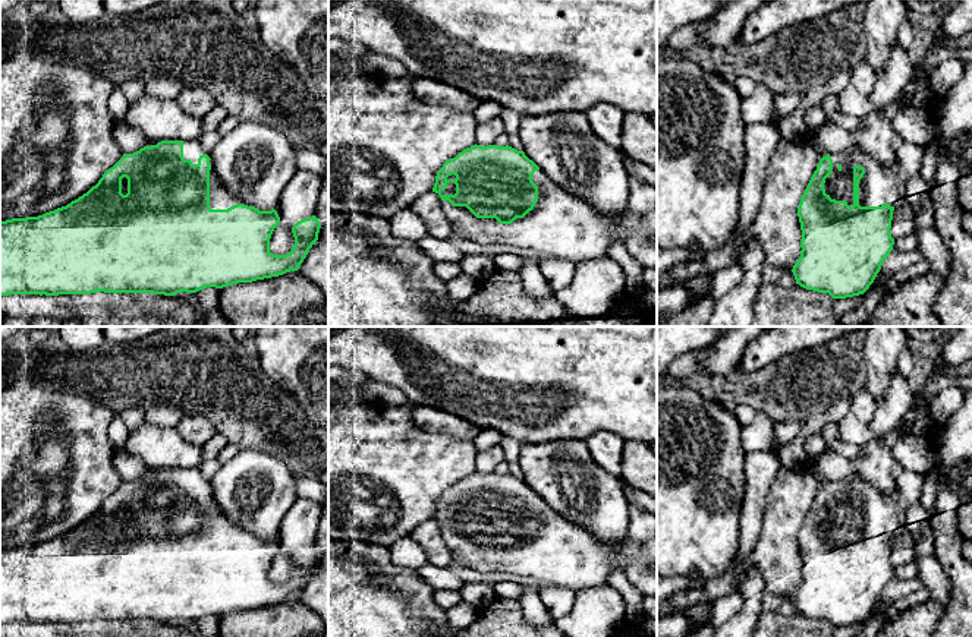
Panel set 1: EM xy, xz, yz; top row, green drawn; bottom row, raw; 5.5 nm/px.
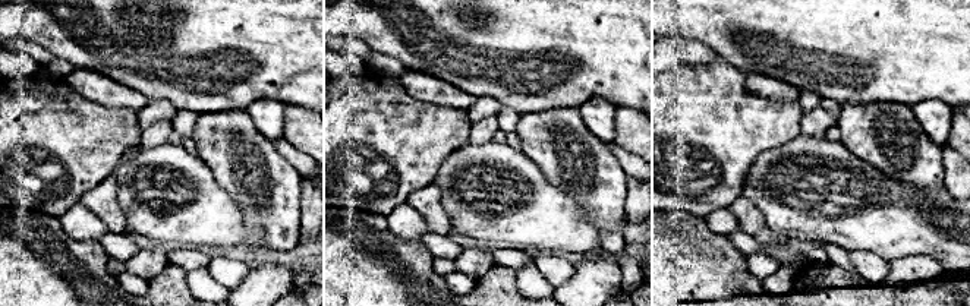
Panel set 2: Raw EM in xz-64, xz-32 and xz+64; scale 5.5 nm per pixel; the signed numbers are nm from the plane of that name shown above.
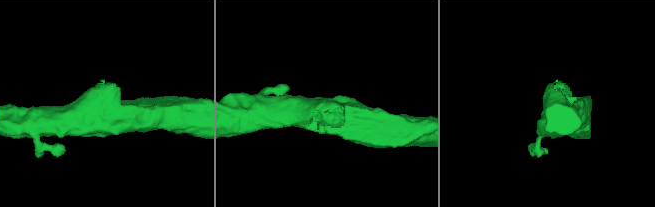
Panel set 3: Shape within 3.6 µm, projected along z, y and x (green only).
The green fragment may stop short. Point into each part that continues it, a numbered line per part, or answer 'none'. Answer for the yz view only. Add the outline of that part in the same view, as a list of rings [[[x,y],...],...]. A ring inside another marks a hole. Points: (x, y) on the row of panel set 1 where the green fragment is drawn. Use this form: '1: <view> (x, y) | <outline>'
1: yz (877, 186) | [[[859,146],[850,148],[843,154],[830,154],[833,160],[831,174],[825,179],[825,193],[836,201],[846,201],[853,205],[853,167],[865,168],[864,177],[859,180],[859,205],[881,206],[887,202],[890,206],[897,204],[897,176],[899,170],[886,168],[865,154]]]

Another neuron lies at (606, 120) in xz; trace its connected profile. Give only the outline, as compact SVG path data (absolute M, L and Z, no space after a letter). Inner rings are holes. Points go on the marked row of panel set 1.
M597 104L586 110L586 119L595 135L605 144L620 149L625 111L611 104Z

